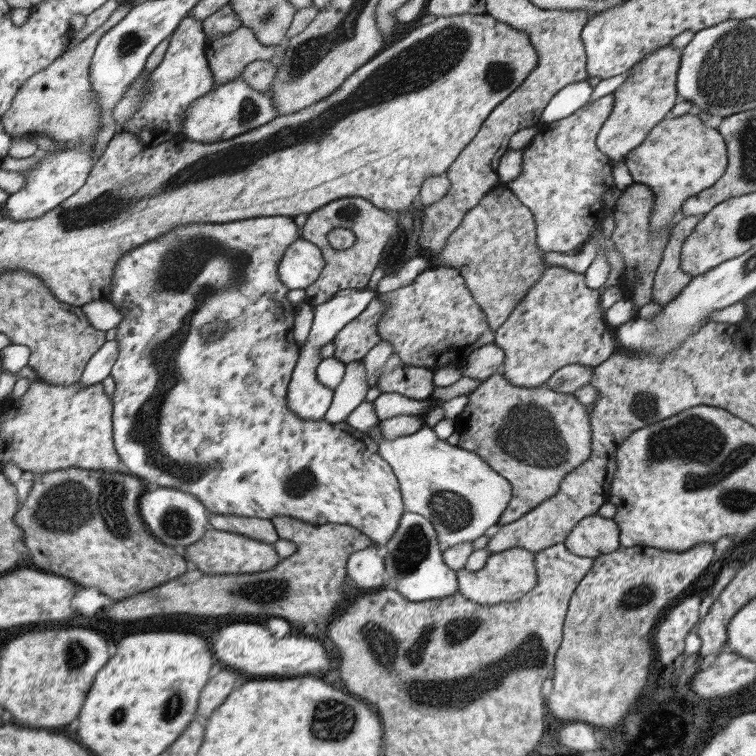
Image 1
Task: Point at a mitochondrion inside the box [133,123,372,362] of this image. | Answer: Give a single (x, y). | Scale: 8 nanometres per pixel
(348, 213)

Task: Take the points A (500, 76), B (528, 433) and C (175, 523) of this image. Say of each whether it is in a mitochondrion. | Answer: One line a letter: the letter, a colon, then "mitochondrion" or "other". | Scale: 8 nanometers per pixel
A: mitochondrion
B: mitochondrion
C: mitochondrion

